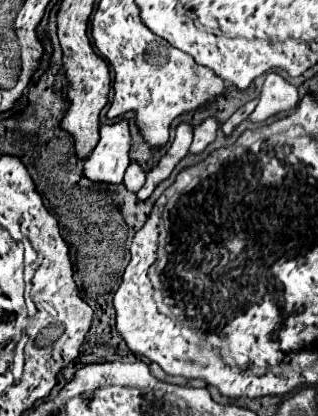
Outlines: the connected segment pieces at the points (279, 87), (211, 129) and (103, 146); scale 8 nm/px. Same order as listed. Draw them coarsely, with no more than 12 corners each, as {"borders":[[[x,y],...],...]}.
{"borders":[[[269,72],[249,120],[259,124],[289,114],[297,88]],[[217,120],[195,128],[189,154],[201,154],[217,134]],[[125,120],[101,126],[85,178],[121,184],[129,166]]]}

